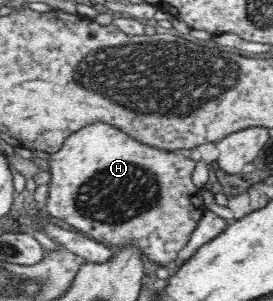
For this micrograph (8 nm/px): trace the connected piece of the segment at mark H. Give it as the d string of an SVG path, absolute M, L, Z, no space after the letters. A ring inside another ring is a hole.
M93 122L87 124L83 128L79 128L77 132L73 132L63 140L61 148L57 152L49 154L49 160L43 161L44 168L51 175L51 182L49 182L49 196L46 201L47 213L53 218L59 218L63 223L67 223L70 227L77 229L80 234L87 235L91 239L102 243L103 245L113 245L118 247L135 247L141 251L141 255L145 255L147 260L155 263L158 266L165 267L170 262L177 258L178 252L183 250L191 240L191 234L195 232L199 222L201 222L204 212L207 210L204 205L204 200L200 195L200 188L197 188L192 182L192 176L196 163L182 154L182 150L163 150L155 146L148 146L144 142L139 142L131 138L126 132L120 130L112 124L106 122Z

